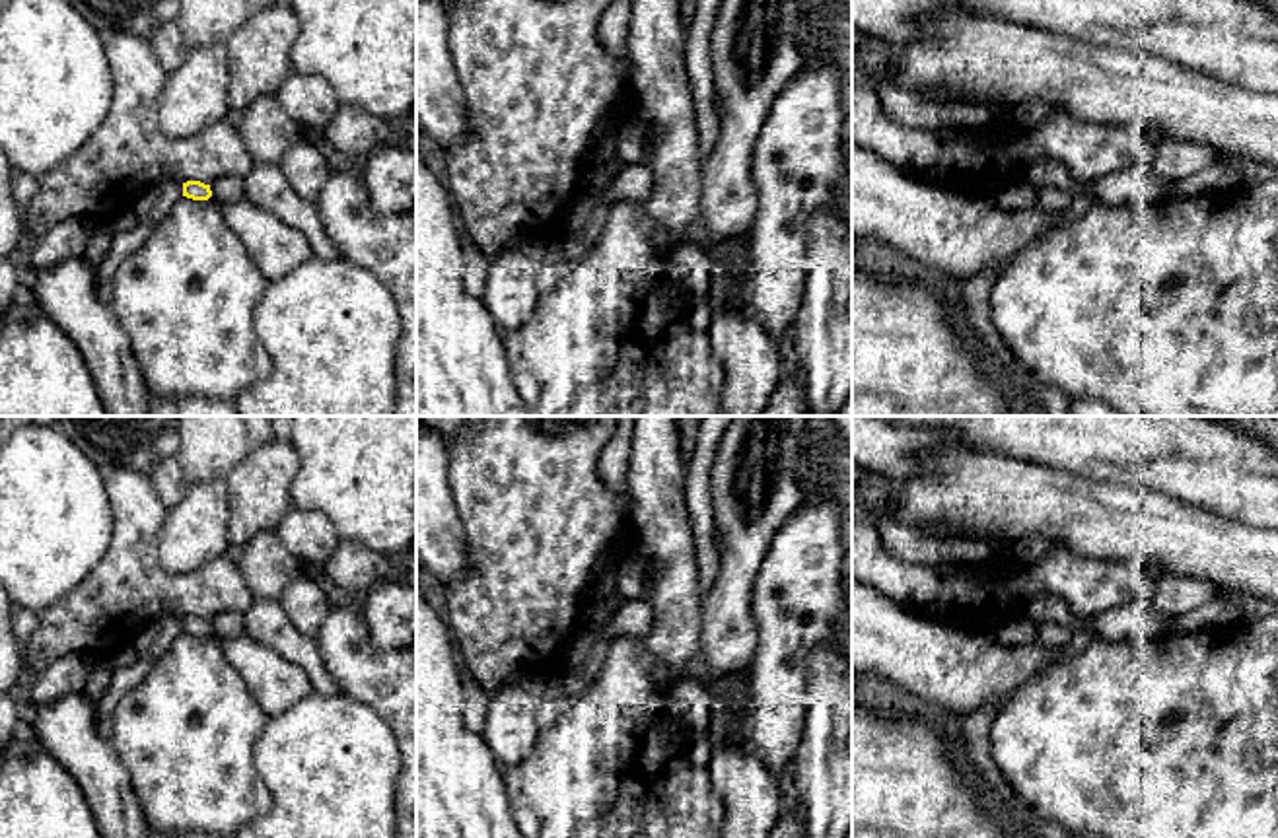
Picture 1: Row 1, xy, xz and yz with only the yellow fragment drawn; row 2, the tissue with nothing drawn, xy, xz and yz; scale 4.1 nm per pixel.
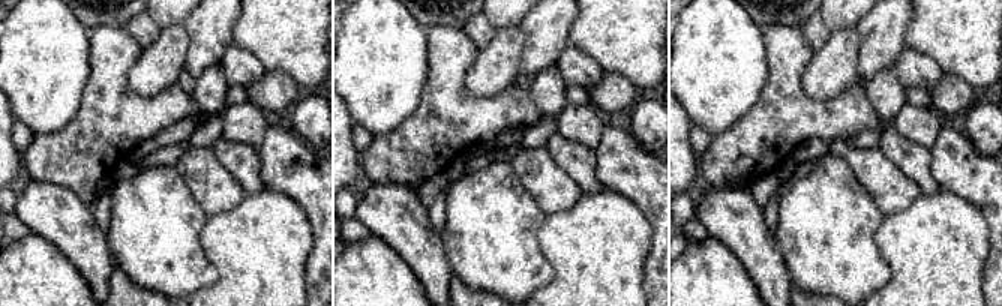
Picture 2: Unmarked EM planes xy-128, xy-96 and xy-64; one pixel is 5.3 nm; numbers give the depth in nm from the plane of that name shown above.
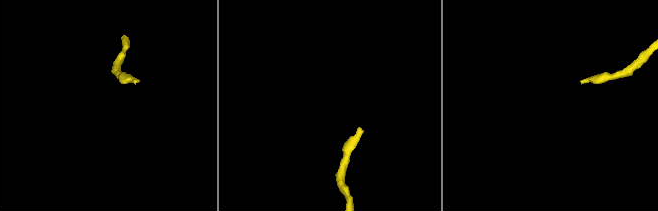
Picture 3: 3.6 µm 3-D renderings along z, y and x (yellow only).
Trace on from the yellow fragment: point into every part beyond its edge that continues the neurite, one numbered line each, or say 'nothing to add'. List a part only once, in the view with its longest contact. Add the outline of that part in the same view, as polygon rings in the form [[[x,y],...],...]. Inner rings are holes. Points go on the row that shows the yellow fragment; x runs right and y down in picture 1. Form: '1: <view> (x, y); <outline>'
1: xy (275, 247); [[[214,196],[208,200],[220,208],[228,227],[239,237],[268,282],[280,280],[313,257],[311,245],[300,229],[251,204],[247,198],[233,204],[218,204]]]

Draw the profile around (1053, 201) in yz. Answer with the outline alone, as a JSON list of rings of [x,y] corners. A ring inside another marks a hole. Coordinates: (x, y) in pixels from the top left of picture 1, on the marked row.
[[[1039,187],[1037,196],[1037,206],[1048,216],[1062,214],[1072,202],[1072,192],[1054,187]]]

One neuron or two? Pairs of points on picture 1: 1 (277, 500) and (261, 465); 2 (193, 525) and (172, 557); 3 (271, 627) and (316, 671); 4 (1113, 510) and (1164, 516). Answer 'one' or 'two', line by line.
1: one
2: one
3: one
4: one

